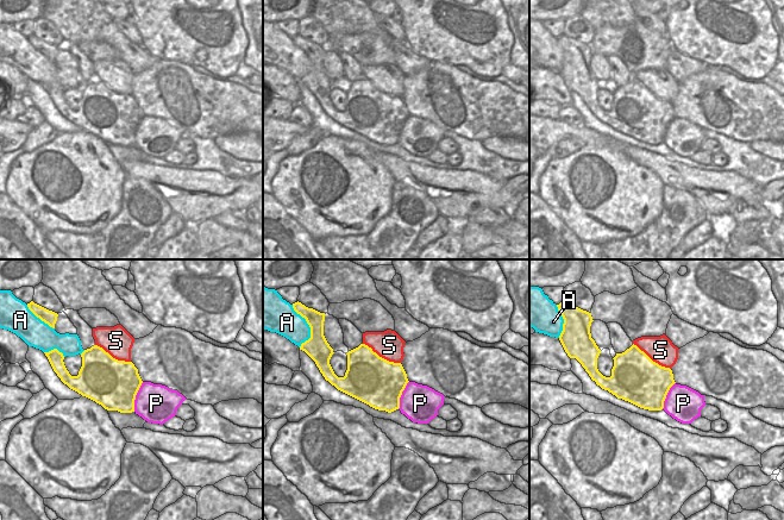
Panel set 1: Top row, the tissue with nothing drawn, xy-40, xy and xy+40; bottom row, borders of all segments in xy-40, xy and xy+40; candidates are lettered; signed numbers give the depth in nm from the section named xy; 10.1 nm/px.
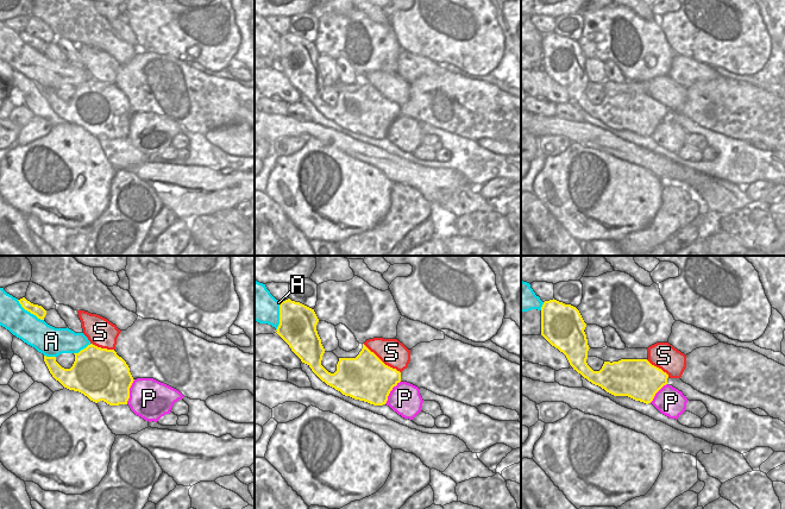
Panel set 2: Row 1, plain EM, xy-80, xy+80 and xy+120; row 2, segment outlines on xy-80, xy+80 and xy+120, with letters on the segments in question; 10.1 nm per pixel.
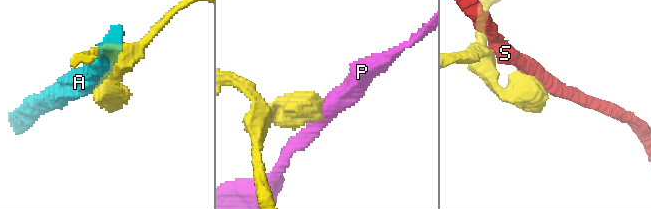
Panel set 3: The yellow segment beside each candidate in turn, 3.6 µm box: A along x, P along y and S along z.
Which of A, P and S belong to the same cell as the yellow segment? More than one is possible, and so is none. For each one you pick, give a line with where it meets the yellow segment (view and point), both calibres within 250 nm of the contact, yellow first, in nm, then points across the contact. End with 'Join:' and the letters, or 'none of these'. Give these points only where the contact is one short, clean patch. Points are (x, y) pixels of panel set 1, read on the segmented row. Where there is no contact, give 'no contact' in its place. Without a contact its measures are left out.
Join: none of these

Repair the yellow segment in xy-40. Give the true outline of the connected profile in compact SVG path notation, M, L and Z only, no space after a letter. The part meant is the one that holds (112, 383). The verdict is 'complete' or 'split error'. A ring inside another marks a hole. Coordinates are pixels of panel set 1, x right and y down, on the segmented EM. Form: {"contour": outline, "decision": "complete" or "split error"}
{"contour": "M94 345L81 353L82 366L77 376L71 376L64 365L62 352L54 349L44 353L54 371L70 389L107 411L134 412L136 395L143 381L132 362L118 361Z", "decision": "complete"}

